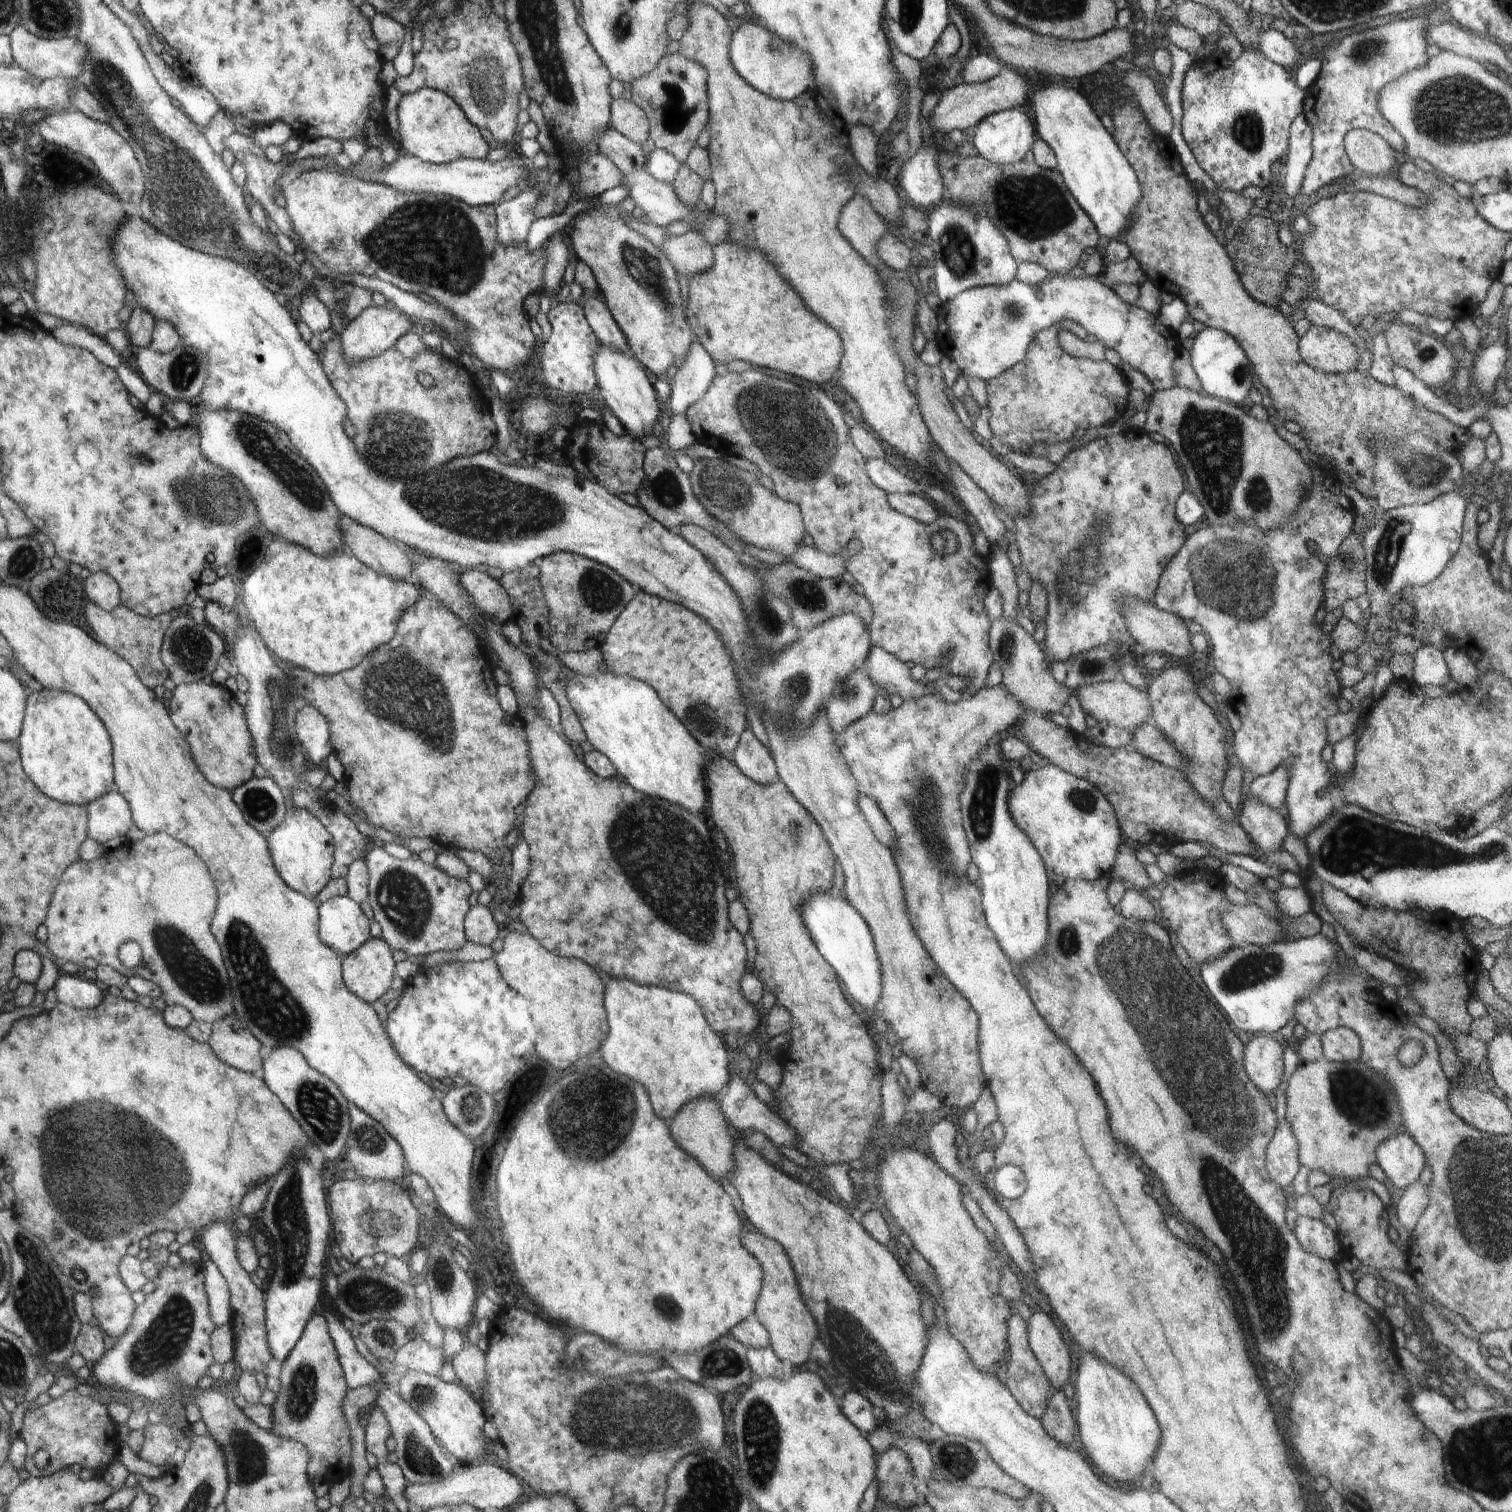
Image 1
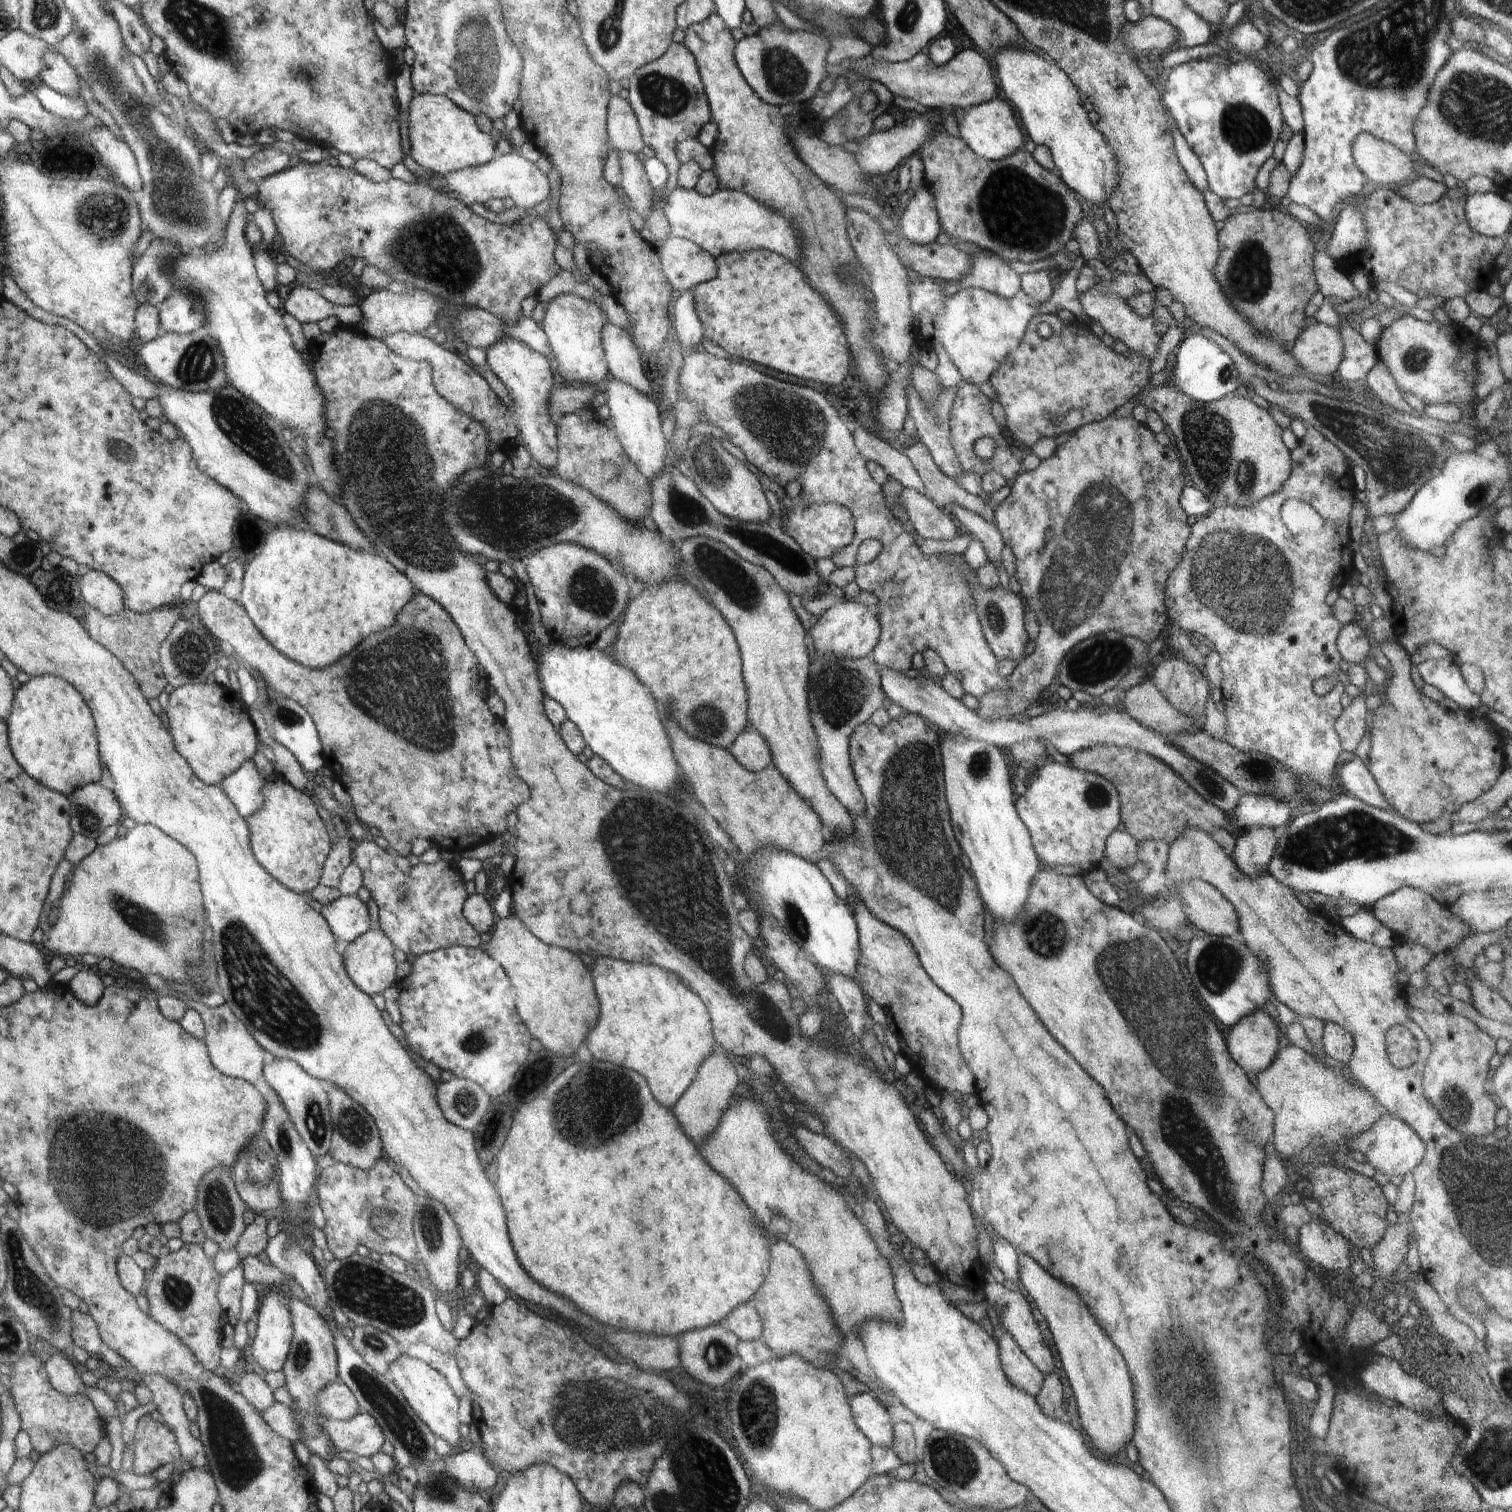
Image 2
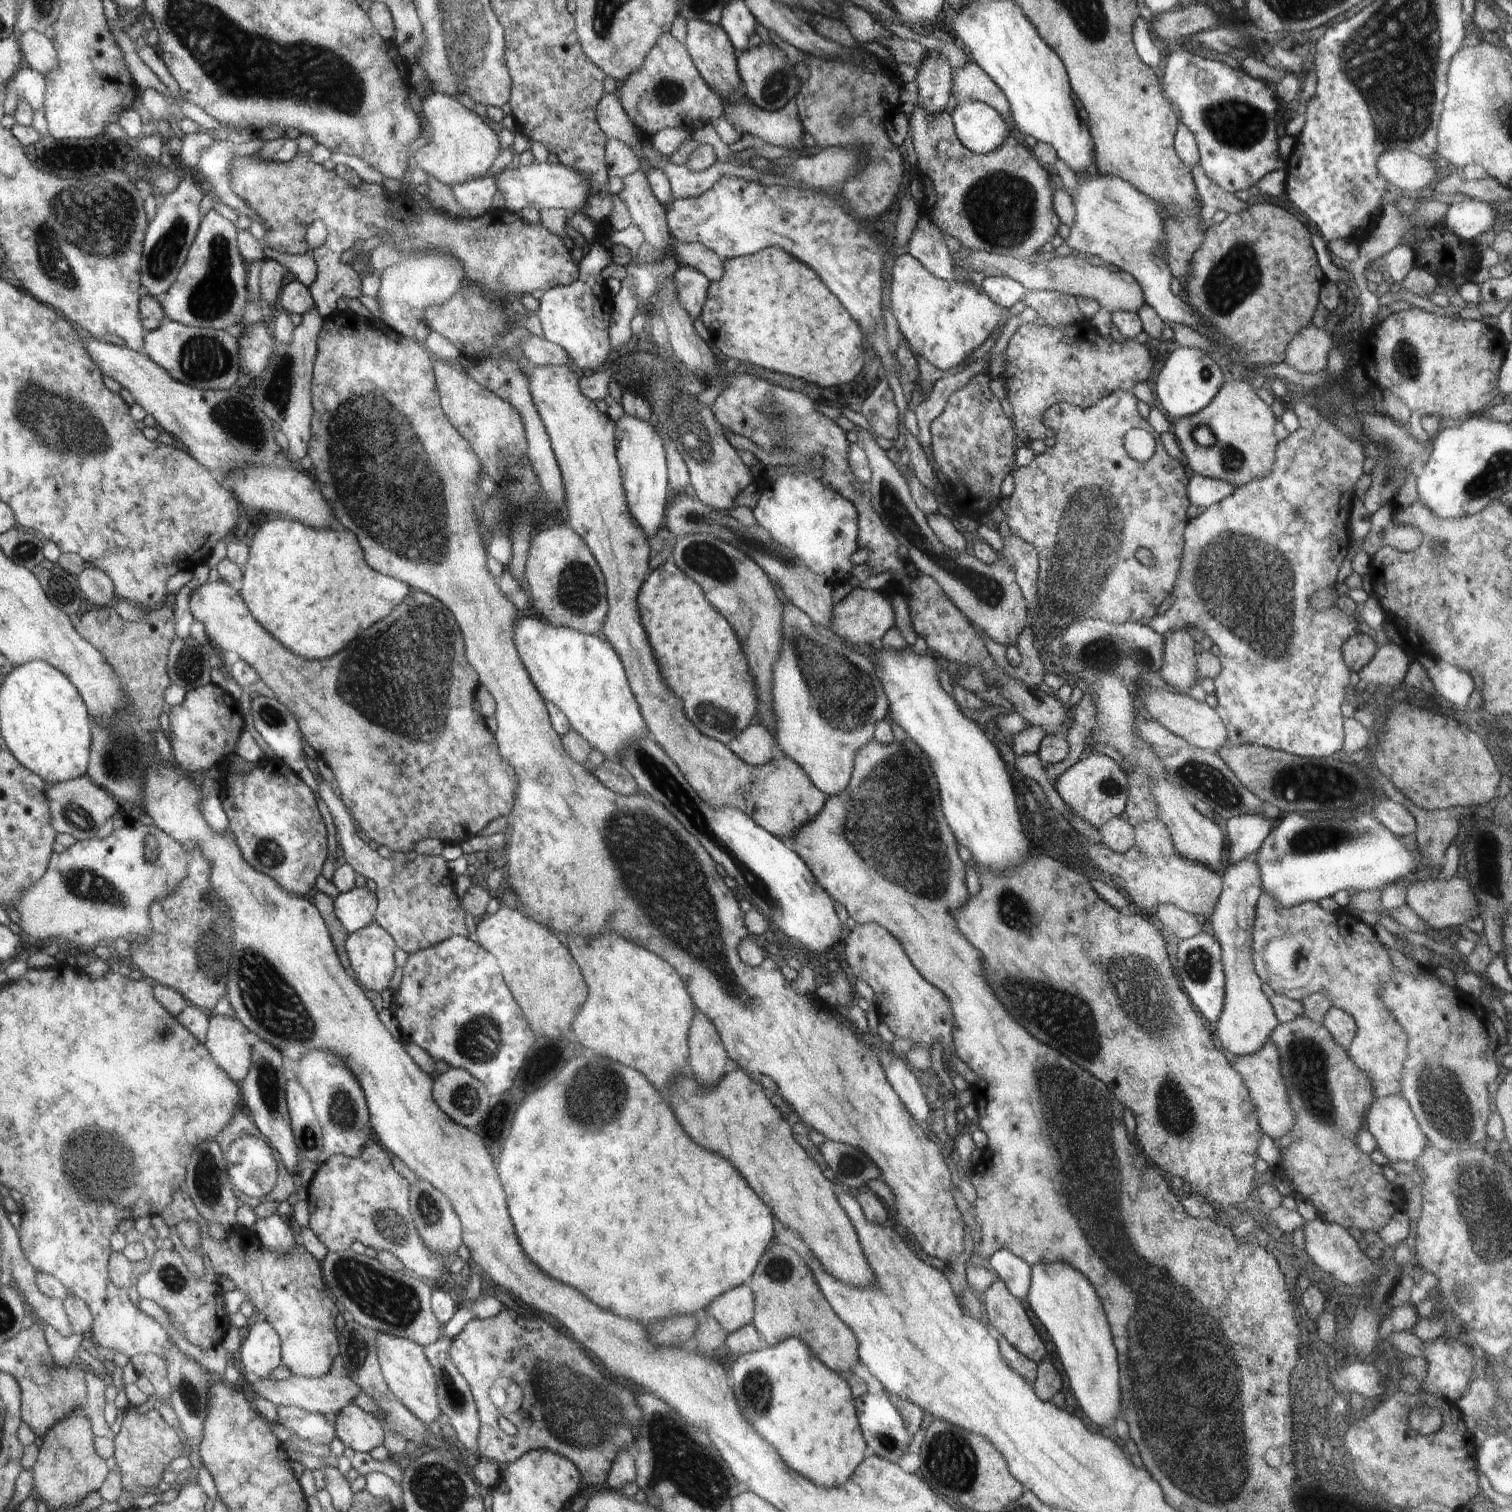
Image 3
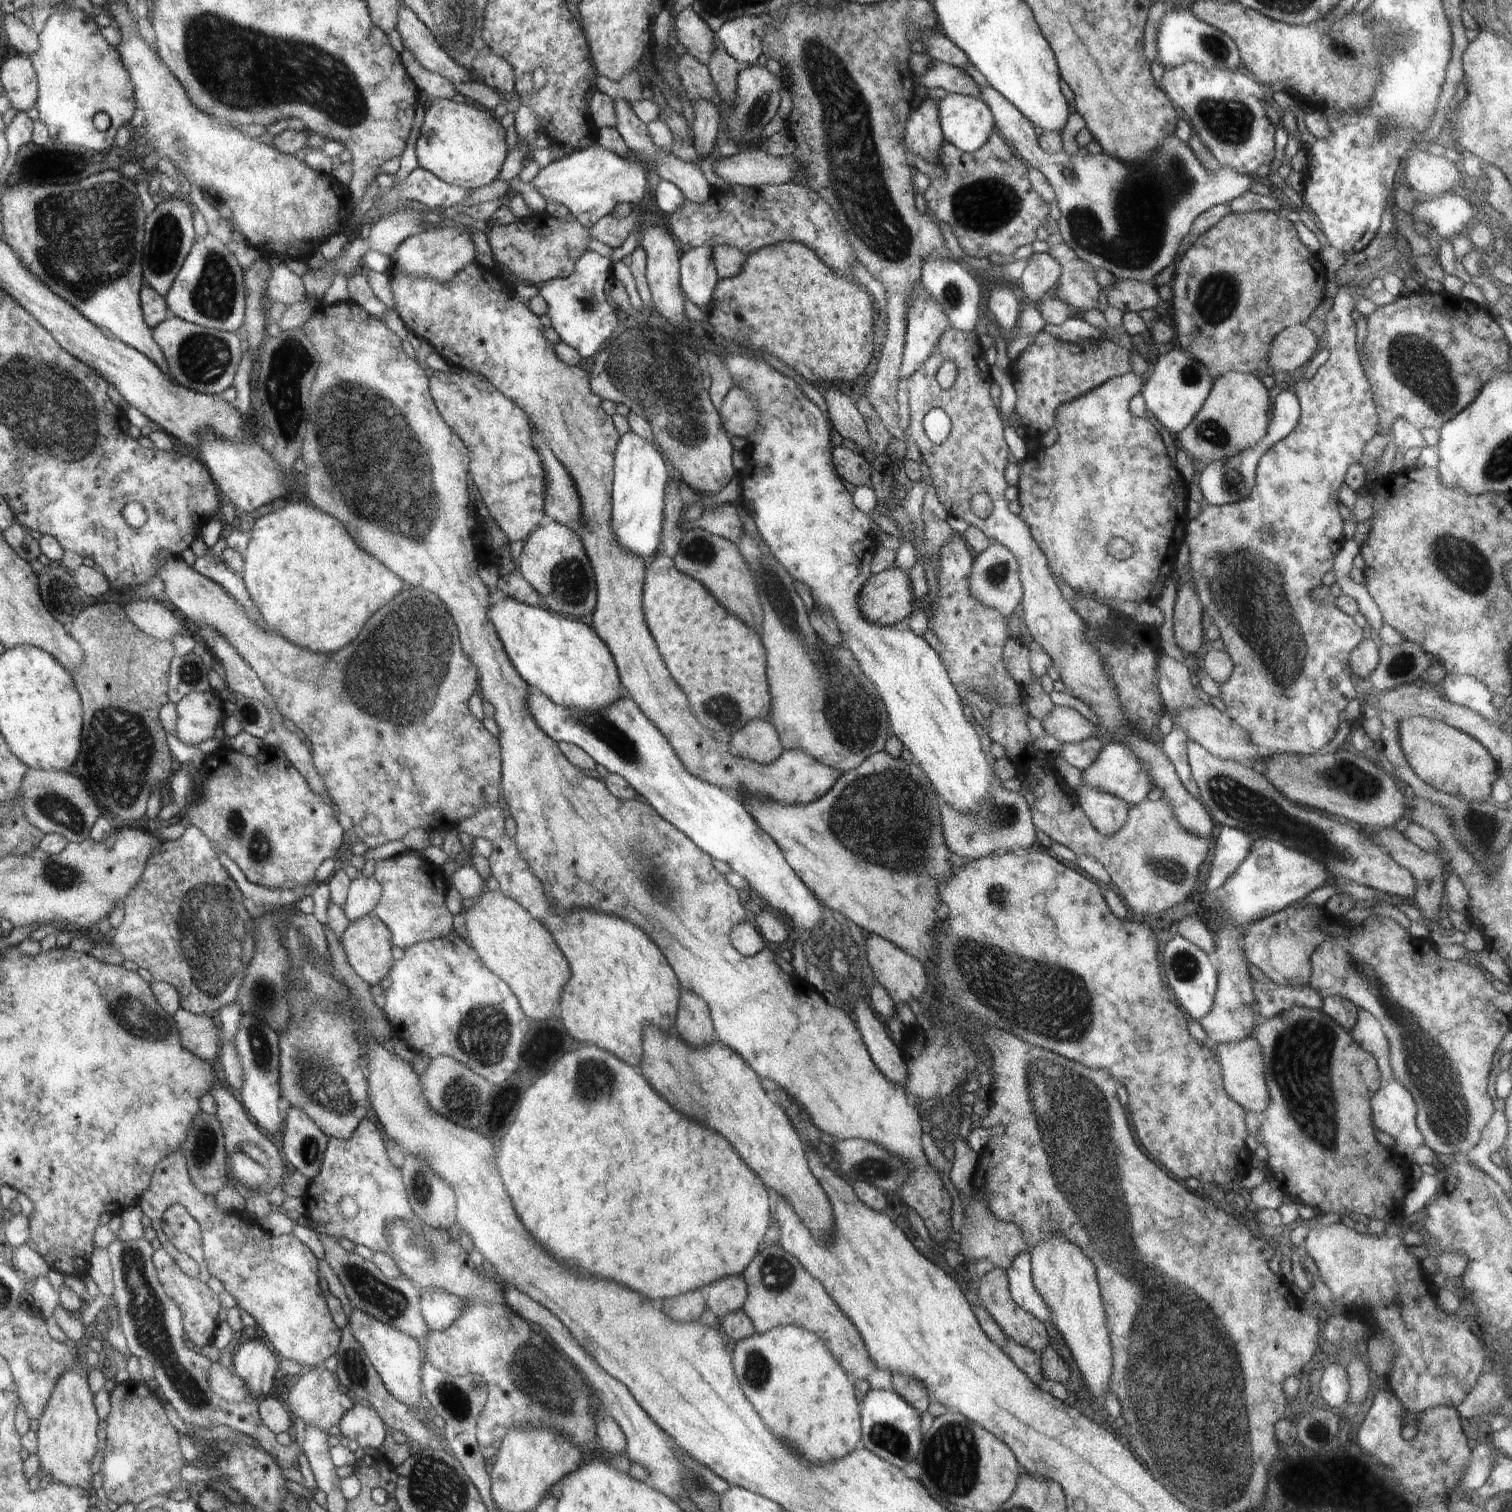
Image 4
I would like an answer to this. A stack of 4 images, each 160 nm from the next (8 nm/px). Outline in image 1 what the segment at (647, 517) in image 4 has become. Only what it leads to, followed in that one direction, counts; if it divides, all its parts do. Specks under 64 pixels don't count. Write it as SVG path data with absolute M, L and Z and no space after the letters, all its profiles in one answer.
M600 342L598 354L594 356L595 372L598 374L600 392L606 406L614 412L618 420L623 424L626 433L636 435L652 434L646 433L646 430L652 428L656 422L660 408L656 400L656 392L652 388L652 382L648 380L646 372L638 364L638 359L631 354L631 351L623 351L616 347L604 345Z

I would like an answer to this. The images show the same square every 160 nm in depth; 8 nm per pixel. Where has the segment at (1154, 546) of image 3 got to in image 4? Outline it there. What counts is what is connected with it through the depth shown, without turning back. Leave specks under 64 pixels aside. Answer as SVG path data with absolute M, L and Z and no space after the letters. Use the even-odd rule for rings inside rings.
M1132 370L1120 378L1112 377L1103 385L1088 391L1077 399L1060 405L1055 412L1056 430L1058 430L1058 440L1050 448L1039 446L1023 461L1020 462L1019 482L1017 499L1021 508L1020 520L1023 520L1030 529L1032 538L1036 541L1038 548L1044 553L1049 562L1051 572L1062 579L1074 592L1080 592L1084 596L1092 596L1094 600L1099 597L1106 599L1118 599L1120 601L1130 601L1135 603L1145 602L1154 606L1161 590L1164 588L1169 575L1173 572L1173 563L1177 558L1180 546L1185 542L1186 528L1189 522L1187 515L1187 502L1189 501L1189 484L1182 480L1183 476L1178 474L1176 466L1171 465L1170 457L1166 450L1166 445L1162 441L1158 429L1154 427L1149 416L1137 417L1130 410L1130 402L1134 396L1141 392L1143 380ZM1112 536L1120 536L1133 546L1132 557L1126 560L1117 560L1106 551L1106 544Z

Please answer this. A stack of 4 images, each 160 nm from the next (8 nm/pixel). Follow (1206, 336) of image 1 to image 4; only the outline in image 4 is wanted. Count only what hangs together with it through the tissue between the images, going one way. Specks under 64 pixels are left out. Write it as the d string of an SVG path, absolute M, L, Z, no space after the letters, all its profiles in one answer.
M1182 348L1166 352L1155 365L1154 373L1143 384L1141 390L1148 416L1160 422L1175 437L1202 408L1212 390L1216 377L1205 370L1205 366Z

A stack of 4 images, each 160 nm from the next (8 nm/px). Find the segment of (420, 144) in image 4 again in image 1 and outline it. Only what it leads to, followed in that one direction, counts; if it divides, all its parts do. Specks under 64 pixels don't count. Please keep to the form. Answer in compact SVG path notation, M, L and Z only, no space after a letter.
M431 88L402 95L397 108L399 126L396 131L400 151L432 164L446 164L456 159L482 159L488 156L490 146L480 130L447 93Z

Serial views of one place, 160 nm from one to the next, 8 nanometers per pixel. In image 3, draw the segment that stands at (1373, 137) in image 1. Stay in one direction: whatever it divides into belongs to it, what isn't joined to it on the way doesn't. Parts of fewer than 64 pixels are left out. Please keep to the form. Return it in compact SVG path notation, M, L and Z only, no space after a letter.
M1390 150L1384 152L1378 162L1378 170L1386 176L1388 186L1397 186L1407 193L1421 191L1431 187L1437 181L1438 167L1432 157L1420 156L1415 152L1404 150Z

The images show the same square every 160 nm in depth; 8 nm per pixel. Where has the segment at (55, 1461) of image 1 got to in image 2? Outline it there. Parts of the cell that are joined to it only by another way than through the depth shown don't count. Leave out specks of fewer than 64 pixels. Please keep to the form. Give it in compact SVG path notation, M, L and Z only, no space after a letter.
M29 1349L11 1368L10 1383L15 1406L23 1418L23 1428L32 1449L42 1455L51 1452L58 1444L72 1444L84 1454L92 1452L104 1438L104 1422L85 1394L66 1395L52 1388L46 1375L44 1359L45 1356L39 1356Z

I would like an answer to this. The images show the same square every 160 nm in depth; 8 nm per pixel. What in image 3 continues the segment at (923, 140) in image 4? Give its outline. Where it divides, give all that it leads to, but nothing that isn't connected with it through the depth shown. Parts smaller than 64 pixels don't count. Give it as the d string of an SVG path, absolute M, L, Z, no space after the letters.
M930 51L930 58L922 62L918 70L918 104L932 116L942 116L950 100L950 91L953 88L954 69L951 68L945 56Z

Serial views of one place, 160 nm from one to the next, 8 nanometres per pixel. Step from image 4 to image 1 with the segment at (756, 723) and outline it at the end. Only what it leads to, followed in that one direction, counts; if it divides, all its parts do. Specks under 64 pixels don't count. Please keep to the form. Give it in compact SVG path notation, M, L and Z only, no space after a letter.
M750 729L743 732L739 747L730 759L747 777L761 785L769 785L778 780L775 759Z

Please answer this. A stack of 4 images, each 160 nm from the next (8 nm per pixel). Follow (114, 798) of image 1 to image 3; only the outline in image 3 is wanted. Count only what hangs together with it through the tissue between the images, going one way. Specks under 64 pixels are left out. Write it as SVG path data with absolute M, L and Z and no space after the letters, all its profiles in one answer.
M87 776L63 782L47 783L44 788L50 808L51 826L57 834L70 834L76 841L95 838L102 824L118 810L116 802Z

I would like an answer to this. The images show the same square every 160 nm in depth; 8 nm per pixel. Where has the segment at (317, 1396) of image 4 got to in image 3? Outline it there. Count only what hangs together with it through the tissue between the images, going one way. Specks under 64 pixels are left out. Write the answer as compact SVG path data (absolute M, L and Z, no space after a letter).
M281 1405L277 1407L278 1423L304 1438L310 1444L326 1446L336 1438L334 1414L317 1414L297 1409L296 1406Z

